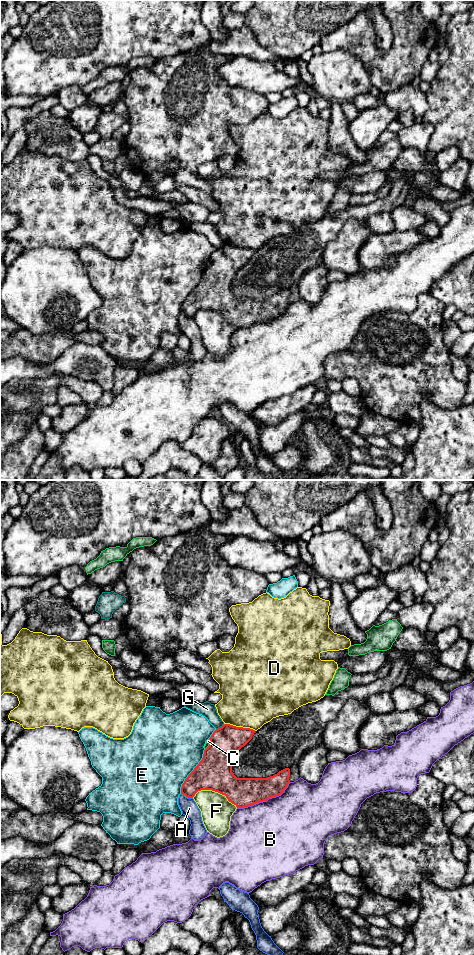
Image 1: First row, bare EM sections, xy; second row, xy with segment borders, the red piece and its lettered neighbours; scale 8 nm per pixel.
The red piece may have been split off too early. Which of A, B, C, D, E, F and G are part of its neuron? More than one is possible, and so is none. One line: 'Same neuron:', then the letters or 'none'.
Same neuron: none

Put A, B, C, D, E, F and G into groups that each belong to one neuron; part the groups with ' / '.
A C / B / D / E / F / G

